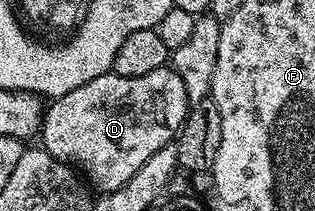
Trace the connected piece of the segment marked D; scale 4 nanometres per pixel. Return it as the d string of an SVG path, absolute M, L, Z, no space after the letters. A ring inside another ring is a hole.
M170 65L157 68L157 72L149 72L146 76L132 78L114 72L102 74L97 76L97 80L89 80L89 84L73 88L73 92L50 103L43 117L41 146L57 160L70 163L72 167L82 171L89 182L91 177L90 185L96 191L119 190L127 183L129 176L133 176L133 172L137 172L137 168L141 168L141 164L145 164L145 160L153 156L153 152L172 145L187 119L188 109L185 83Z

